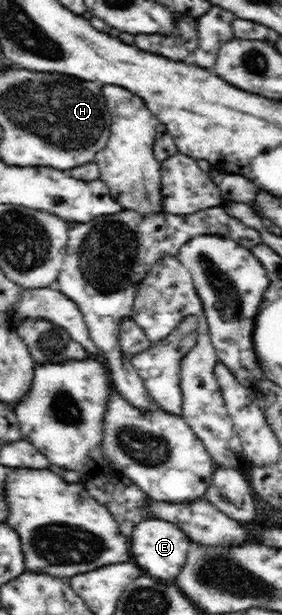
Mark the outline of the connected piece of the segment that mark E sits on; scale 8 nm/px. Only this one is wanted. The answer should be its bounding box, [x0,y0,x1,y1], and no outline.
[131,518,194,582]

